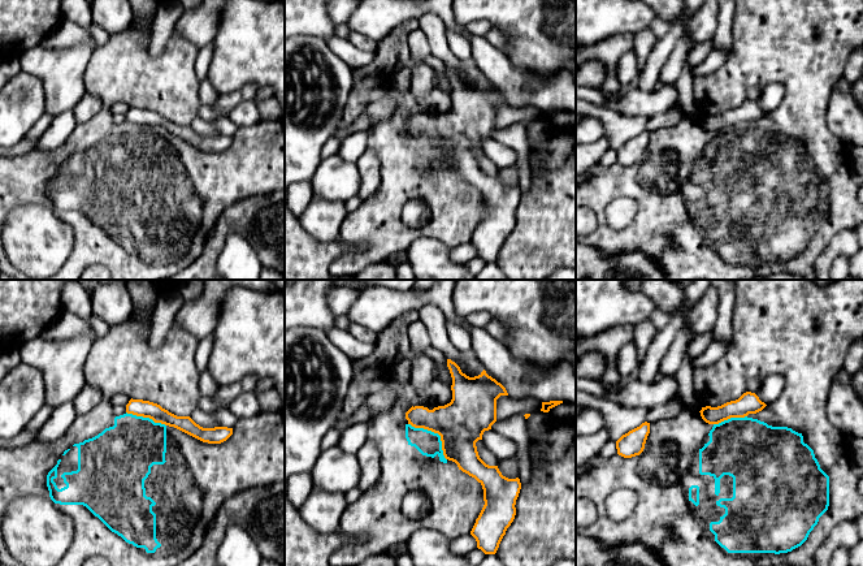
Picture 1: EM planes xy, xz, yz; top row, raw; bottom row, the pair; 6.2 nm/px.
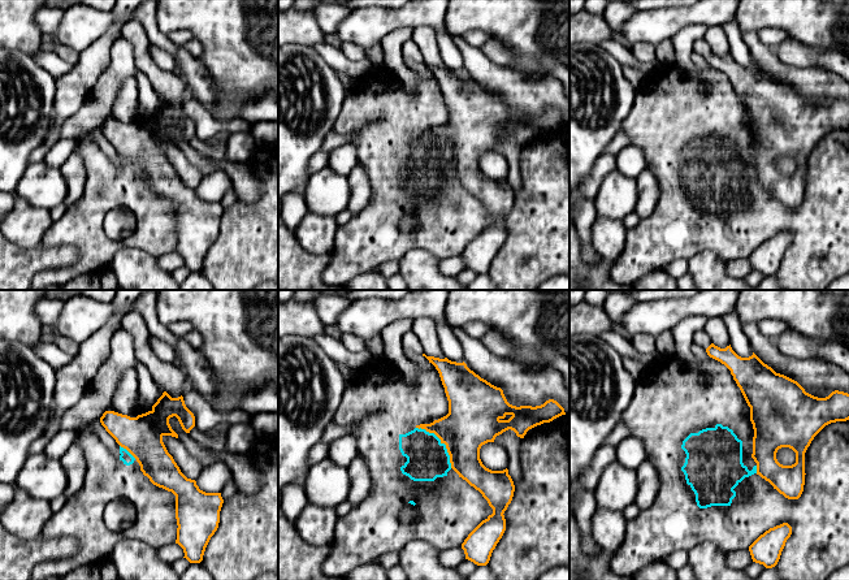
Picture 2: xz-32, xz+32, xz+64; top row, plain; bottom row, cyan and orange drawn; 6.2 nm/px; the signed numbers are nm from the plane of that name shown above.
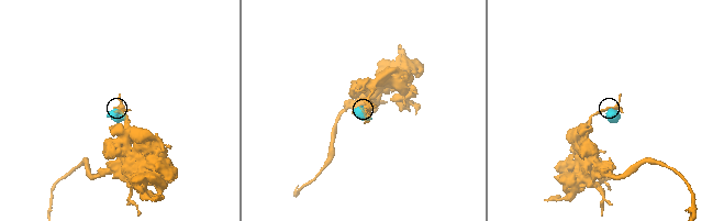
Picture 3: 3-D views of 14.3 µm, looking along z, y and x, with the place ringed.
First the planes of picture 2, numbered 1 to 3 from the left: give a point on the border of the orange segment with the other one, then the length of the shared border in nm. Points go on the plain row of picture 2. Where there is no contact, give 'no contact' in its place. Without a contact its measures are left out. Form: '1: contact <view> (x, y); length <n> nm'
1: contact xz-32 (126, 159); length 130 nm
2: contact xz+32 (442, 152); length 340 nm
3: contact xz+64 (756, 178); length 50 nm

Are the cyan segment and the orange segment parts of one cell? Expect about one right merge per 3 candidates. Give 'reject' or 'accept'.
reject

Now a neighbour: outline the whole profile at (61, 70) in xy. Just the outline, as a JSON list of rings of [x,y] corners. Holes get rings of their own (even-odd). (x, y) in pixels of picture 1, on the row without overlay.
[[[92,36],[65,49],[49,49],[36,46],[26,51],[19,62],[22,69],[43,81],[45,115],[58,116],[73,111],[86,94],[83,73],[96,48]]]

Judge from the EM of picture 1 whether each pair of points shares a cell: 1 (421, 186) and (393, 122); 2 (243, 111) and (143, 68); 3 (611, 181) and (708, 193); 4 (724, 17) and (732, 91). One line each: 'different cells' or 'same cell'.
1: same cell
2: different cells
3: same cell
4: different cells

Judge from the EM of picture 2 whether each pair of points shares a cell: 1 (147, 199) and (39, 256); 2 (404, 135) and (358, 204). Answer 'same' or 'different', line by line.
1: different
2: different

